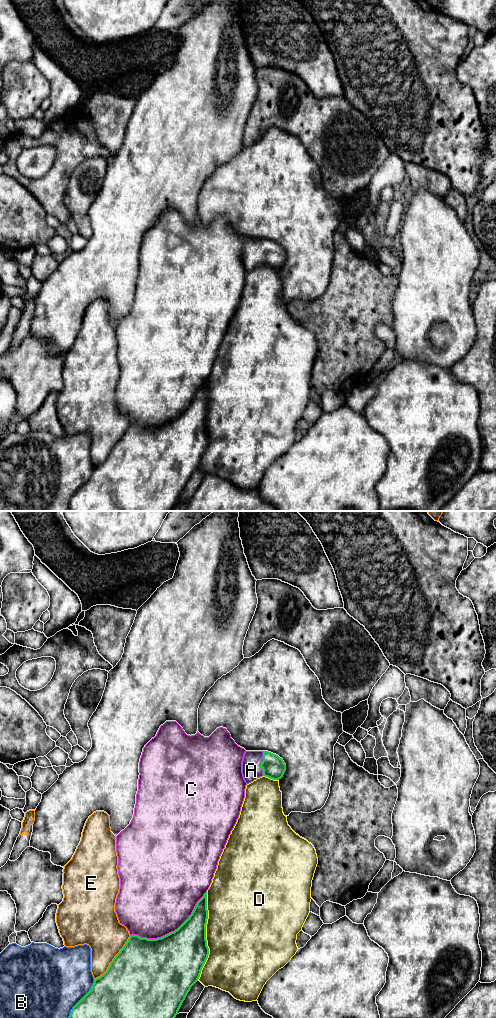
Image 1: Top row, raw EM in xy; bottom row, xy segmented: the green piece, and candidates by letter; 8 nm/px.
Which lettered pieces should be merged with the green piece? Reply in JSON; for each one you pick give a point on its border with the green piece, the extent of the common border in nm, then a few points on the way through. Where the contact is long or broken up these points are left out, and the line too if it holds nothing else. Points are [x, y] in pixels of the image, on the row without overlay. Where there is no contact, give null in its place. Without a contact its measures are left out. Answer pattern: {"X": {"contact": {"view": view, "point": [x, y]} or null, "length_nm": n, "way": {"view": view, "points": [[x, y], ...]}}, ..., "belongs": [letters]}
{"A": {"contact": {"view": "xy", "point": [261, 251]}, "length_nm": 200}, "belongs": ["A"]}

